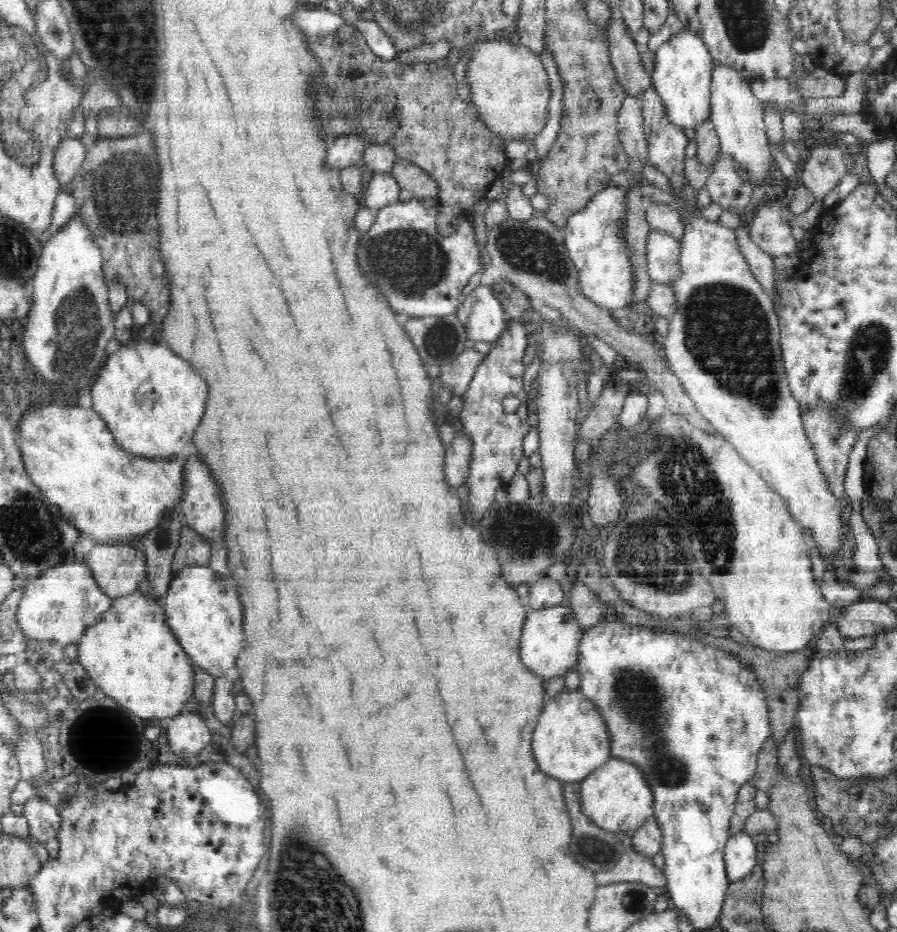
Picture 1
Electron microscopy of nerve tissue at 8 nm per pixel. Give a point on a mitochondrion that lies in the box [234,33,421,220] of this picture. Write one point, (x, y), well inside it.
(339, 94)

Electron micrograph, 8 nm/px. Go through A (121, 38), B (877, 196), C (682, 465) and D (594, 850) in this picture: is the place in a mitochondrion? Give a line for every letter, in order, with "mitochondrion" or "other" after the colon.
A: mitochondrion
B: other
C: mitochondrion
D: mitochondrion

